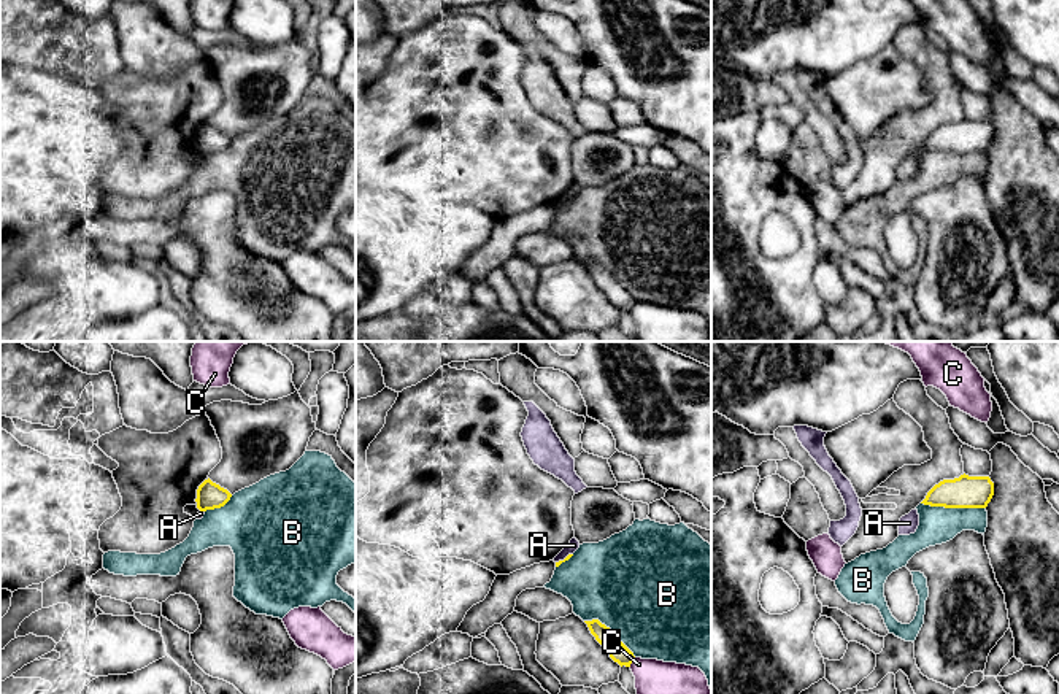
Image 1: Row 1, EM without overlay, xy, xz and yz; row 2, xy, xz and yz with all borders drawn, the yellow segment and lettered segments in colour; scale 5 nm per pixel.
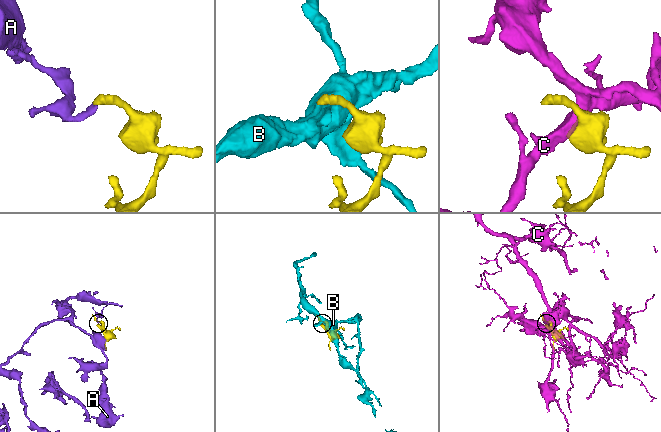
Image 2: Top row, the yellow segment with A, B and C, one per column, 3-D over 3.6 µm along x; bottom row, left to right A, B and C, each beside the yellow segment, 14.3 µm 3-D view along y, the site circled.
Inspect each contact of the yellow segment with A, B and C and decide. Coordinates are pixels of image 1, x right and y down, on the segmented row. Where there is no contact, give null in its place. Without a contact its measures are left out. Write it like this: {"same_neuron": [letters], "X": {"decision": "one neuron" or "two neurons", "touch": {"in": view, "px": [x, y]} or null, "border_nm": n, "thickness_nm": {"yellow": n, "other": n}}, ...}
{"same_neuron": [], "A": {"decision": "two neurons", "touch": {"in": "xz", "px": [566, 558]}, "border_nm": 100, "thickness_nm": {"yellow": 20, "other": 60}}, "B": {"decision": "two neurons", "touch": {"in": "yz", "px": [953, 507]}, "border_nm": 320, "thickness_nm": {"yellow": 160, "other": 190}}, "C": {"decision": "two neurons", "touch": {"in": "xz", "px": [632, 661]}, "border_nm": 60, "thickness_nm": {"yellow": 100, "other": 180}}}

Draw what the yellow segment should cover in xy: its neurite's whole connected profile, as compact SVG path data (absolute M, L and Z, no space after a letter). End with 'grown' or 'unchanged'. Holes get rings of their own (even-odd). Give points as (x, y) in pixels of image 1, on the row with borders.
M208 478L198 486L195 502L200 511L206 511L224 507L230 497L232 494L227 489Z; unchanged

